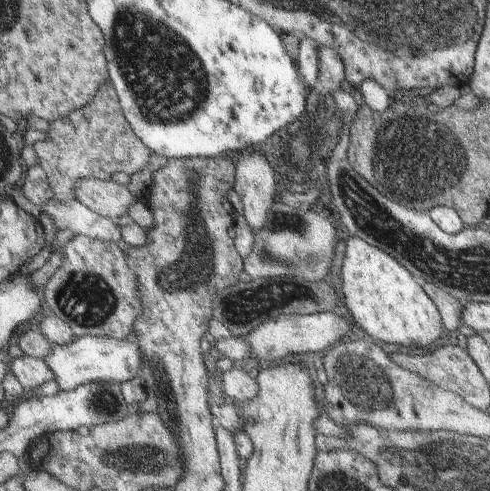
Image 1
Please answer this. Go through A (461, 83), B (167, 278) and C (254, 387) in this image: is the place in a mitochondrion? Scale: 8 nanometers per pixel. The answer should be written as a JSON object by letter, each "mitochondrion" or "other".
{"A":"other","B":"mitochondrion","C":"other"}

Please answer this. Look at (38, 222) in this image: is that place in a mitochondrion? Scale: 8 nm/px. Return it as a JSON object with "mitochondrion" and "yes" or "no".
{"mitochondrion":"no"}

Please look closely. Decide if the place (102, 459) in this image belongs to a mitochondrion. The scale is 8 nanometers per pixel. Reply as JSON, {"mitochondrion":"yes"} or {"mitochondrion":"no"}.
{"mitochondrion":"yes"}

